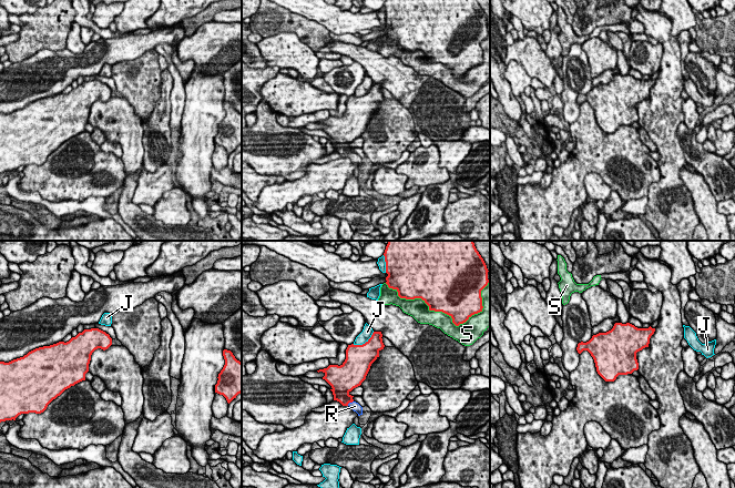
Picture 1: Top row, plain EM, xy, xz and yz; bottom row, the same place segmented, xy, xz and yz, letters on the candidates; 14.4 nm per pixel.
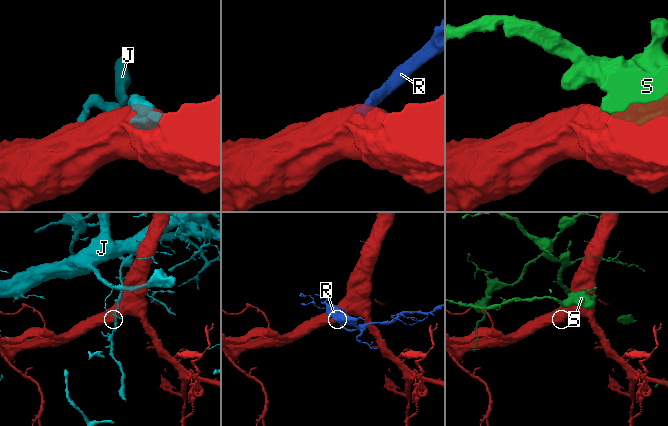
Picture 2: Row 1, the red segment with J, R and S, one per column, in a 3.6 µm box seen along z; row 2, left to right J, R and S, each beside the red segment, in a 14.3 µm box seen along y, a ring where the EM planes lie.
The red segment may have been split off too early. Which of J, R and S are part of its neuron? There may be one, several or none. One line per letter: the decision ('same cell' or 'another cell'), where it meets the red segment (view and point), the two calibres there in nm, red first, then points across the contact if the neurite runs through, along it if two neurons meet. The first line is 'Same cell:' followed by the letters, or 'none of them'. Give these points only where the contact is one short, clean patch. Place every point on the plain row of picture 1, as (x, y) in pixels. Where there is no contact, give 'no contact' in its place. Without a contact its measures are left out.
Same cell: R
J: another cell | xz (365, 94) | 380/160 nm
R: same cell | xz (349, 153) | 260/130 nm | across xz (340, 139), (340, 144), (349, 153), (355, 158)
S: another cell | xz (447, 65) | 500/240 nm

